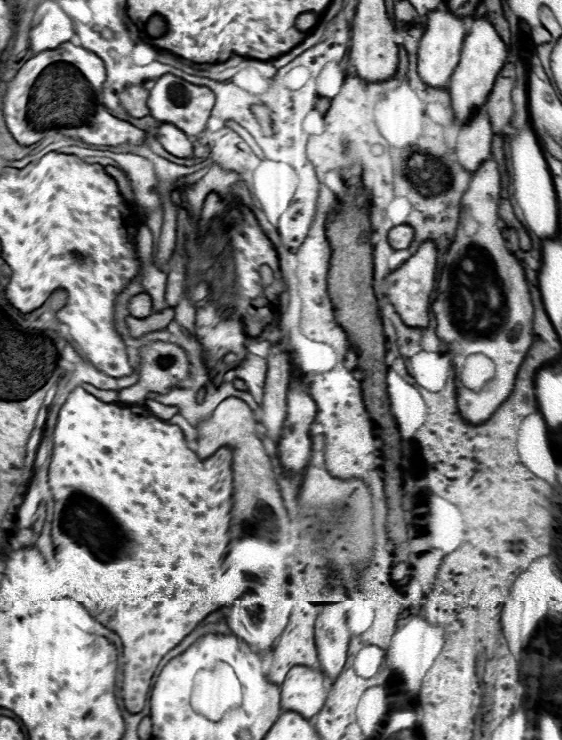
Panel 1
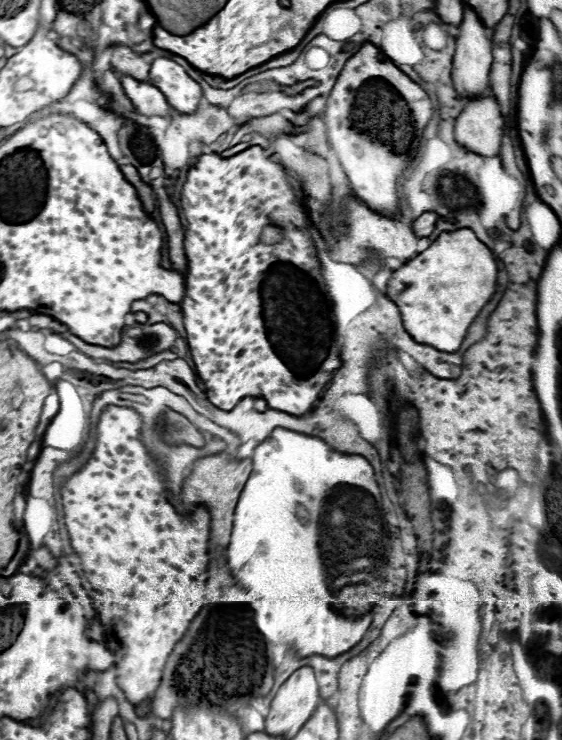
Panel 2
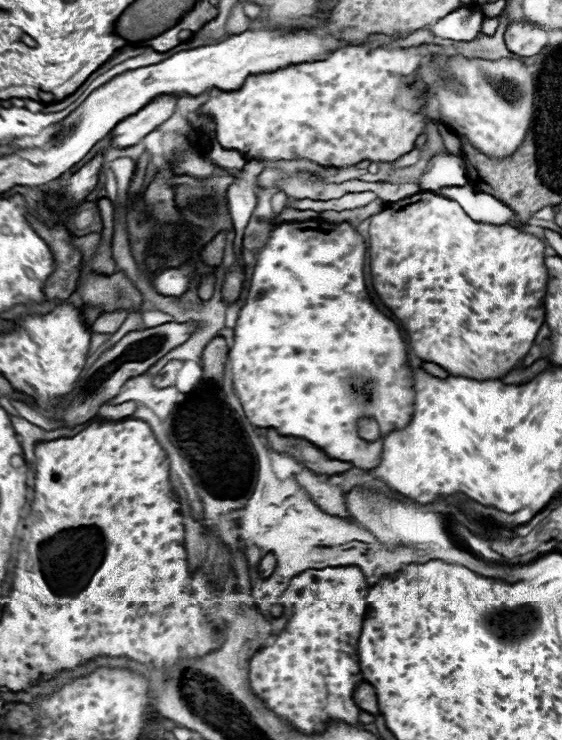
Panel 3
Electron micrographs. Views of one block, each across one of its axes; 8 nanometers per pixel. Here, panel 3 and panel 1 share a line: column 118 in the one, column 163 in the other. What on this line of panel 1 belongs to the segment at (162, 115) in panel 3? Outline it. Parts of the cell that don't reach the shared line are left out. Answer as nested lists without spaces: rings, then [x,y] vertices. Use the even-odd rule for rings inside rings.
[[[168,122],[158,124],[158,142],[178,158],[192,158],[192,138],[188,138],[176,126],[168,126]]]

